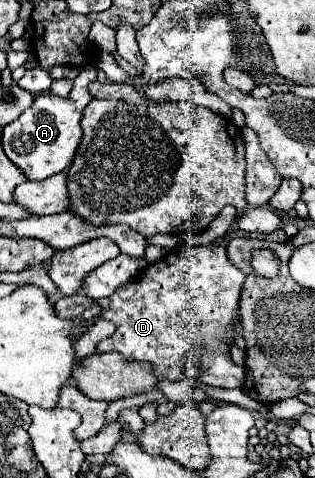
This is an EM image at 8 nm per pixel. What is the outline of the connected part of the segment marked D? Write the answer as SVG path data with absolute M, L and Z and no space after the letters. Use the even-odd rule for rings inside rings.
M277 229L270 234L246 233L243 231L232 232L217 239L209 245L188 246L181 245L170 251L157 263L147 265L143 269L143 275L135 277L133 281L121 285L113 295L105 297L105 301L95 301L101 305L101 319L107 319L115 323L115 333L107 339L101 339L97 343L97 353L107 353L107 351L117 351L129 361L145 361L157 369L157 377L167 379L167 381L181 381L187 379L187 359L189 365L199 365L199 383L203 385L213 385L213 387L223 387L223 389L239 389L245 383L245 369L237 367L231 357L229 357L229 345L233 343L233 337L227 339L233 319L237 319L237 309L239 309L239 295L243 287L243 273L237 271L237 267L229 261L227 257L227 243L234 237L250 237L265 239L277 243L285 242L288 238L283 229ZM201 347L201 355L195 357L195 351Z

